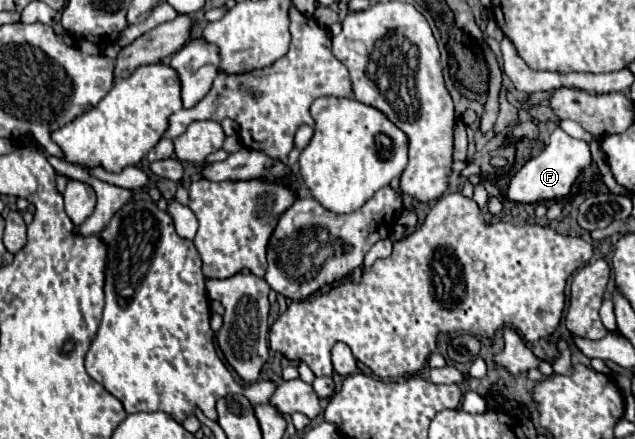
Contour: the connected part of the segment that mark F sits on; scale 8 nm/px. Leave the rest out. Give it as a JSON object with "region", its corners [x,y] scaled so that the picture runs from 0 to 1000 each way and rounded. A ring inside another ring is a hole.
{"region":[[[876,294],[866,308],[866,326],[857,335],[857,344],[835,362],[803,412],[800,421],[800,453],[813,462],[844,462],[844,458],[882,458],[901,440],[901,426],[910,408],[910,399],[929,380],[932,358],[923,321],[904,317],[891,308],[885,294]]]}

